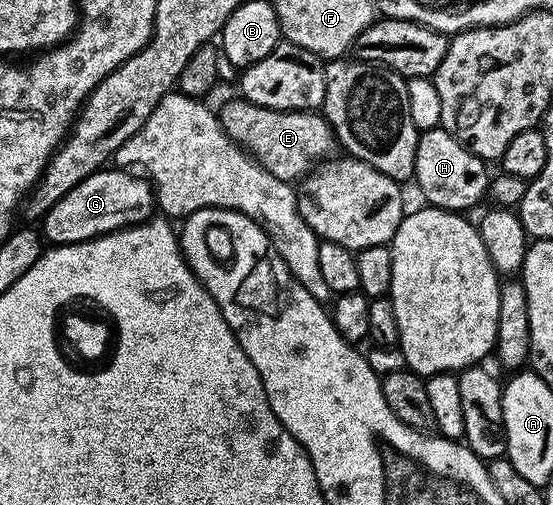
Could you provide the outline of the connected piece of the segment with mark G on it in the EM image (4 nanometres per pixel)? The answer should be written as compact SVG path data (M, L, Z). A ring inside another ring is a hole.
M102 167L87 175L87 179L71 187L71 191L67 191L67 195L63 195L63 199L59 199L55 207L45 212L39 229L50 246L93 241L109 233L118 233L120 229L128 229L130 225L139 225L154 216L155 198L152 184L136 172L126 171L121 167L109 168Z

